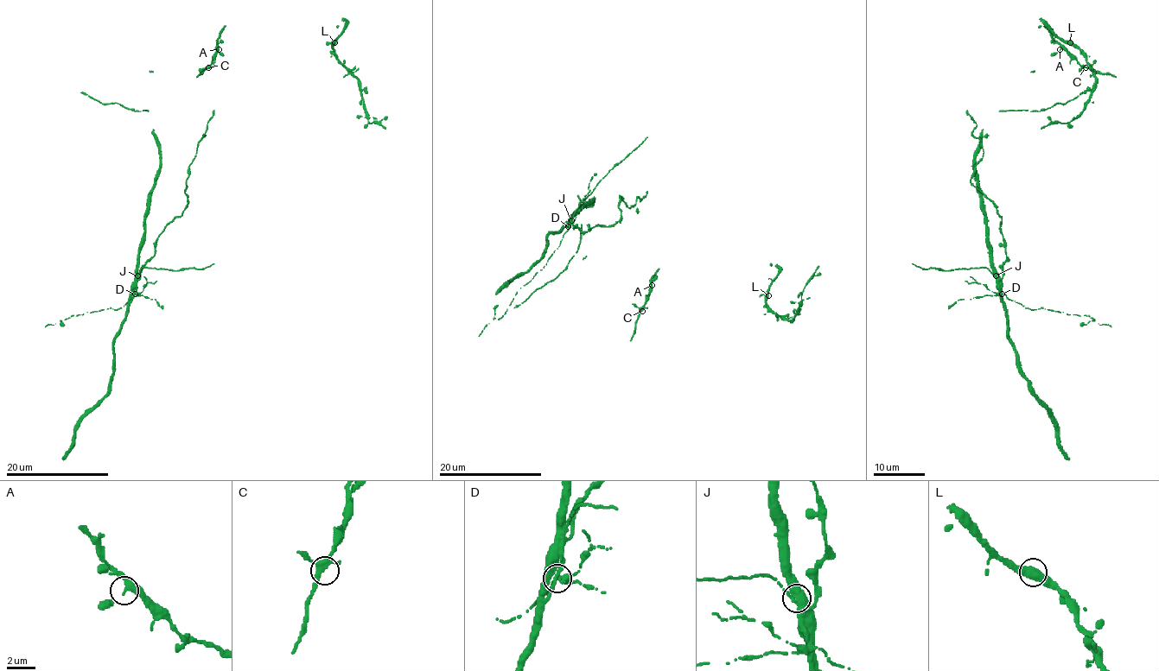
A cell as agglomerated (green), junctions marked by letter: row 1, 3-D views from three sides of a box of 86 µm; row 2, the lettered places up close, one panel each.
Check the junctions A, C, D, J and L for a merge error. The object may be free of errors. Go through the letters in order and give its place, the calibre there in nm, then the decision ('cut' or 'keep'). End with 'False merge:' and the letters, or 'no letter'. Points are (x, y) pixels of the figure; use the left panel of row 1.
A: at (219, 49); 300 nm thick; keep
C: at (208, 67); 320 nm thick; keep
D: at (135, 294); 320 nm thick; cut
J: at (137, 275); 400 nm thick; keep
L: at (334, 42); 360 nm thick; keep
False merge: D

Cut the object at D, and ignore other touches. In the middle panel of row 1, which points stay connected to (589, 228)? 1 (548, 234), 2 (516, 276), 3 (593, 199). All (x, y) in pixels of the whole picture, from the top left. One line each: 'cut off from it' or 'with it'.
1: with it
2: with it
3: with it

